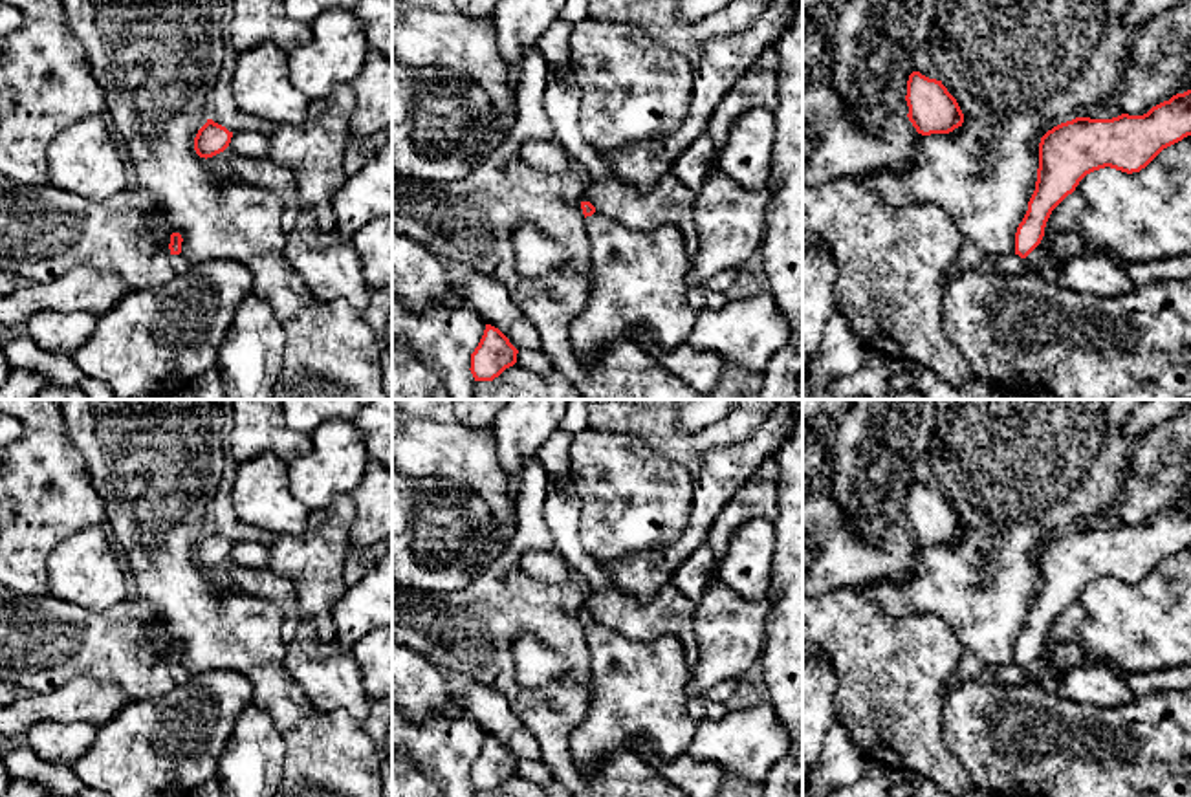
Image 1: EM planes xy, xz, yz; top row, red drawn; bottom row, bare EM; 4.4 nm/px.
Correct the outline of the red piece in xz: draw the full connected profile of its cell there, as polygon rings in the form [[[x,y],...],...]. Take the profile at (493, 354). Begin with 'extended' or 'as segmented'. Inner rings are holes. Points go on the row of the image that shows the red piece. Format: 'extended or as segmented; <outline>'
as segmented; [[[486,324],[484,335],[471,354],[471,374],[475,381],[493,381],[517,363],[519,350],[495,326]]]

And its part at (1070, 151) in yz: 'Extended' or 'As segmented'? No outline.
Extended

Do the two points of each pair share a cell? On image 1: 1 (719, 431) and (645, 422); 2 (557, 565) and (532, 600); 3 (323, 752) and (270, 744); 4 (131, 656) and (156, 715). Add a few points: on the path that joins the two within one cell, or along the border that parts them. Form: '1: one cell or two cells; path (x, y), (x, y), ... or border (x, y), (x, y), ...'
1: one cell; path (700, 440), (671, 440), (664, 433)
2: two cells; border (519, 557), (537, 579), (567, 583), (574, 576)
3: two cells; border (264, 708), (283, 741), (283, 777)
4: two cells; border (178, 684), (162, 695), (131, 702)

